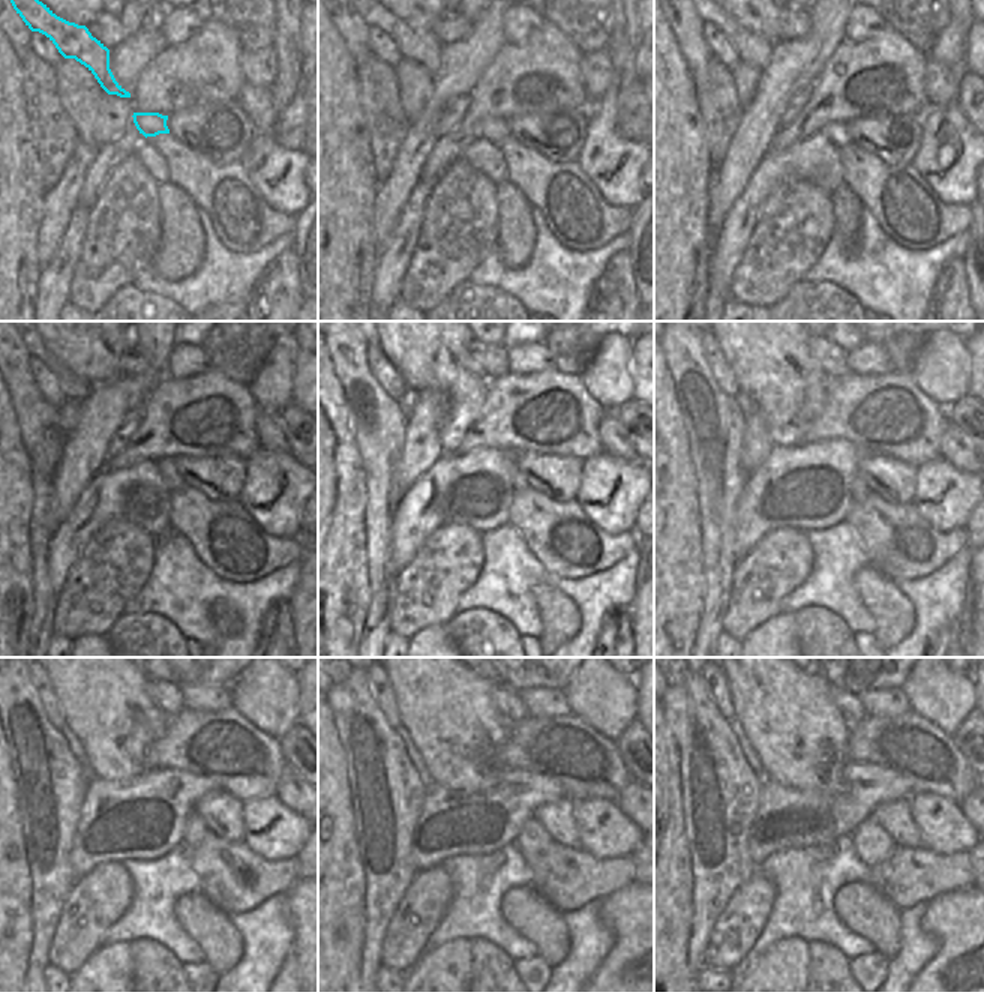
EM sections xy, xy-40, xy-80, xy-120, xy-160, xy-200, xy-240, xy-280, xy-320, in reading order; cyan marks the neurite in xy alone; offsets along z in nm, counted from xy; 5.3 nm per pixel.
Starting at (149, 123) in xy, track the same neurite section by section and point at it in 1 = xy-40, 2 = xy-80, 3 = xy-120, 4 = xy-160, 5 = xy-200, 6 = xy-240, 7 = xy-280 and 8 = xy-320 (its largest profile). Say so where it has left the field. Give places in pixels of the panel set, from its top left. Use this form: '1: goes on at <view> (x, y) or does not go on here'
1: goes on at xy-40 (494, 129)
2: goes on at xy-80 (837, 134)
3: goes on at xy-120 (167, 465)
4: goes on at xy-160 (521, 483)
5: goes on at xy-200 (860, 489)
6: goes on at xy-240 (195, 830)
7: goes on at xy-280 (533, 839)
8: goes on at xy-320 (873, 845)

